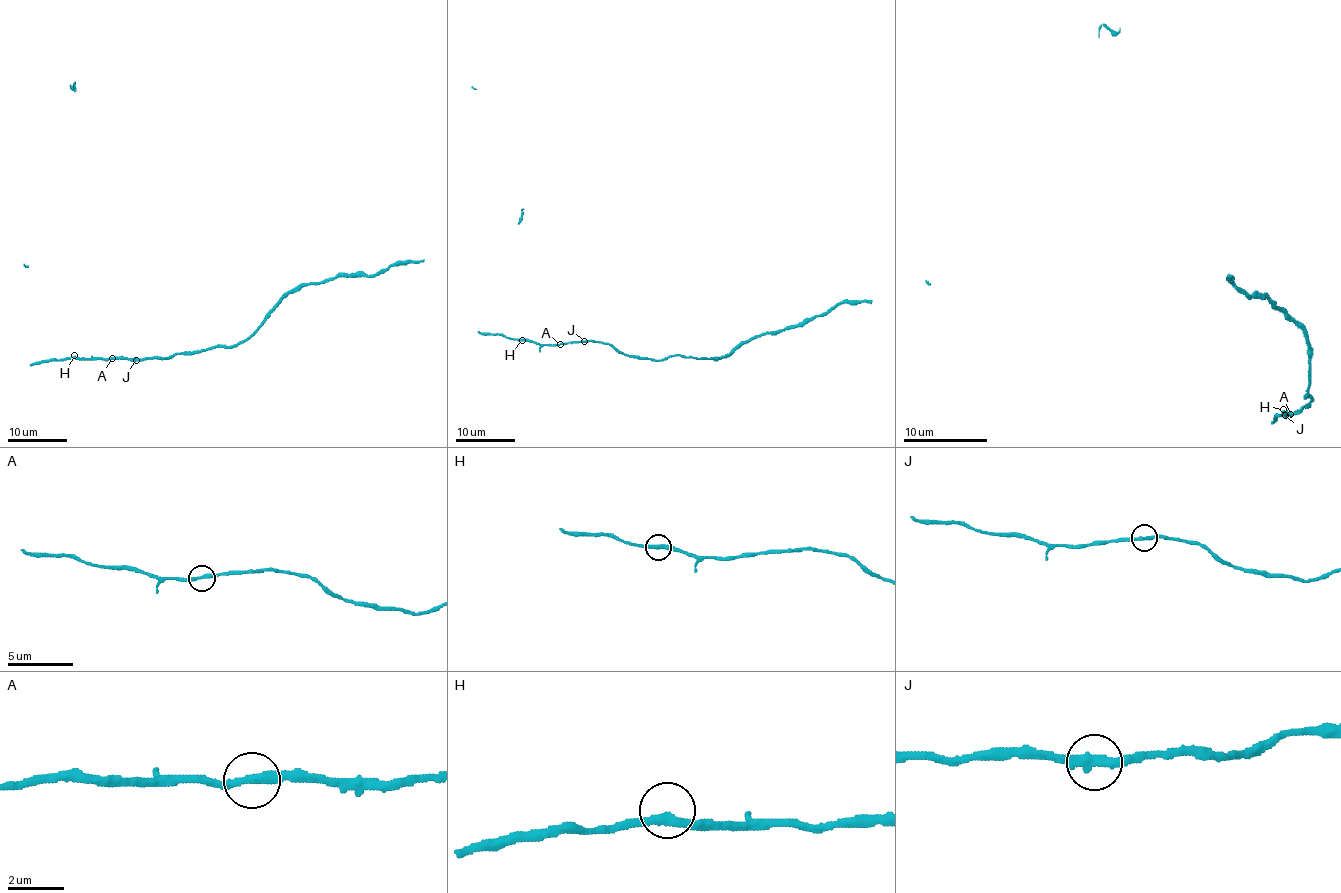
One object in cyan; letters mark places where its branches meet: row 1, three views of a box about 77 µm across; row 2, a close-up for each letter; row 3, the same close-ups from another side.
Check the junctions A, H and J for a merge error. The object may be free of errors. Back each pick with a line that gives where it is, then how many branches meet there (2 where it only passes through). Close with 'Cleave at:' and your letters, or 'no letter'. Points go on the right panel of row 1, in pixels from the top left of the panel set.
Cleave at: no letter

